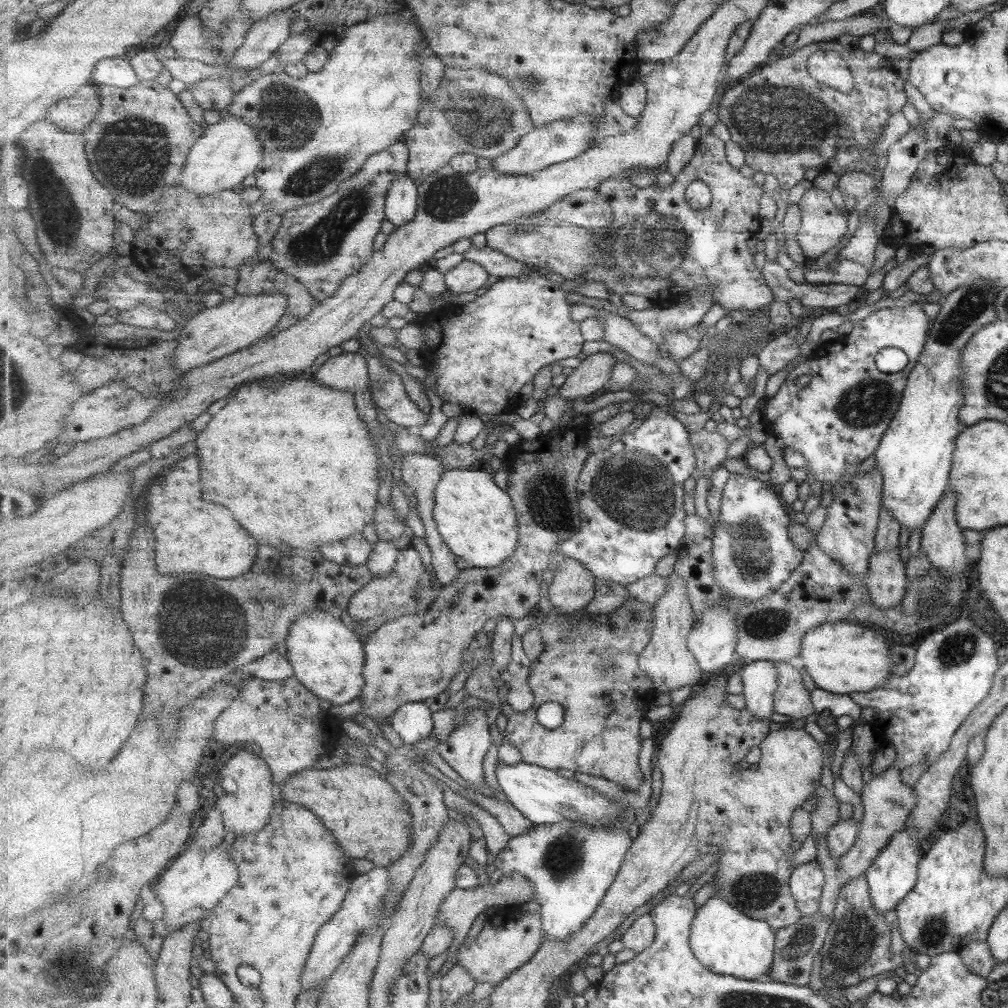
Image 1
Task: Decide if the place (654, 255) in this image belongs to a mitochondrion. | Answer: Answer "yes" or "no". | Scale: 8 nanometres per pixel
yes

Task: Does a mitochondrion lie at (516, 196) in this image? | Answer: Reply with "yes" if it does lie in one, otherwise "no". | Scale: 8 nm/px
no

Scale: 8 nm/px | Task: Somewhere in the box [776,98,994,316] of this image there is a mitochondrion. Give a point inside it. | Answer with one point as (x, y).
(947, 177)

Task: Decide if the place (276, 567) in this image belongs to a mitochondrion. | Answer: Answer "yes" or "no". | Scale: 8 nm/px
no

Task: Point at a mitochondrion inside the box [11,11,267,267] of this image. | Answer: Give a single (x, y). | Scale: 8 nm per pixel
(135, 147)

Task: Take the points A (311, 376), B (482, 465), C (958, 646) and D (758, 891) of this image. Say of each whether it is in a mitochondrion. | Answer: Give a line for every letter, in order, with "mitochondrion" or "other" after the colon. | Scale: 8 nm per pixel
A: other
B: other
C: mitochondrion
D: mitochondrion

